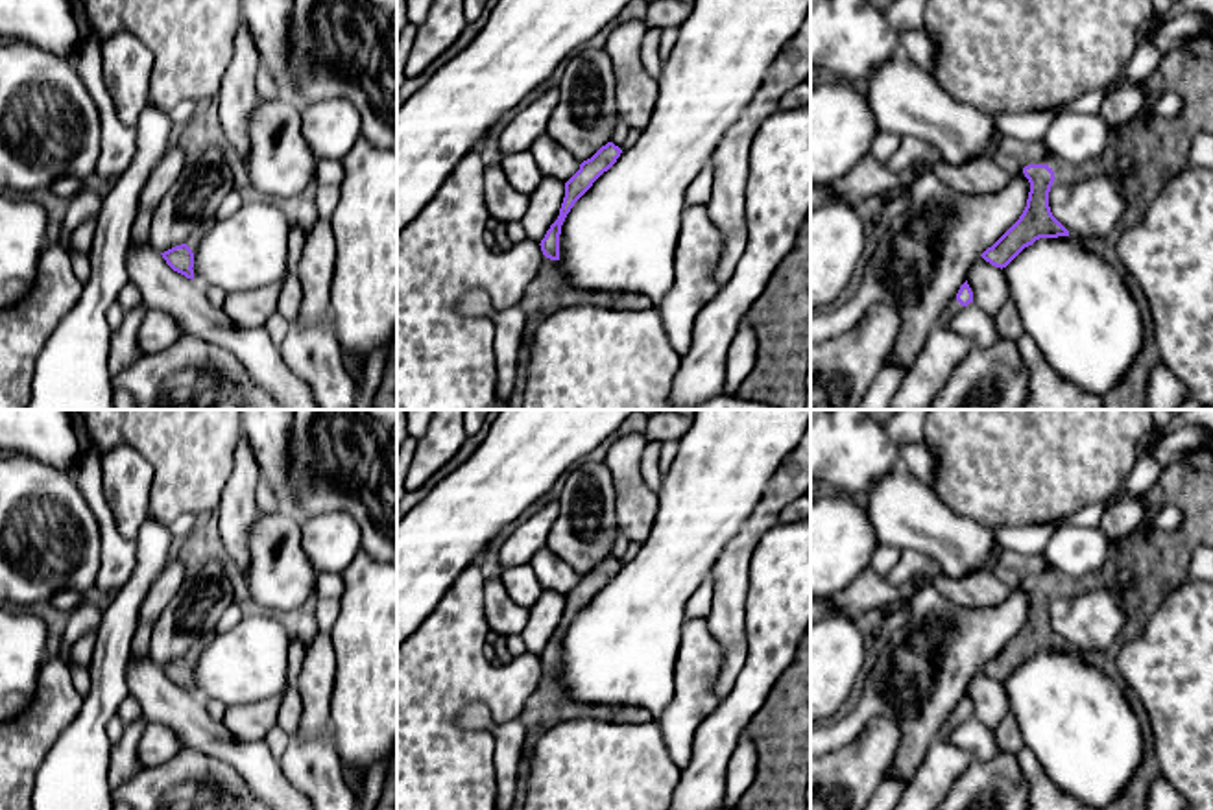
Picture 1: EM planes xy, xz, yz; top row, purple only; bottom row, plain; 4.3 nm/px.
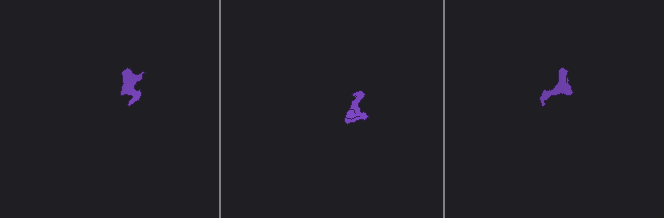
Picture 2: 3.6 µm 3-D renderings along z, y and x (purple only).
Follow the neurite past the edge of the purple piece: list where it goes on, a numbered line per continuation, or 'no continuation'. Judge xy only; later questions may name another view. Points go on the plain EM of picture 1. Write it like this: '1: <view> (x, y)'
1: xy (192, 655)

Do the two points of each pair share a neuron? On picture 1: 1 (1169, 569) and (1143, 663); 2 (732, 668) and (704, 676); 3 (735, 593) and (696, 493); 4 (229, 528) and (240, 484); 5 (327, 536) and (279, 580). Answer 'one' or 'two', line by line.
1: two
2: two
3: two
4: one
5: two

